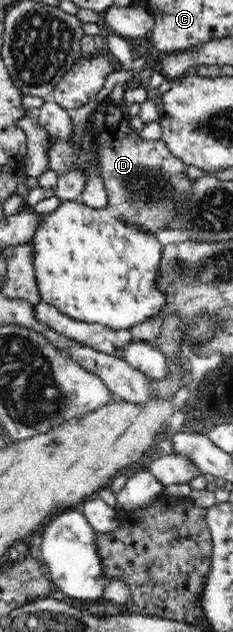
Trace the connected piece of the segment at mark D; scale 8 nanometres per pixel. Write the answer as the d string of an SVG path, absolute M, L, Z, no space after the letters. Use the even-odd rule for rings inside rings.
M146 70L141 75L142 82L137 87L125 86L123 106L115 105L109 100L98 106L88 118L80 140L74 141L74 132L70 140L57 140L53 136L48 136L48 157L50 169L56 171L58 177L62 176L74 168L73 164L81 151L81 146L88 138L87 178L97 170L106 185L107 204L110 203L120 211L122 221L156 235L160 230L169 230L169 224L175 217L175 204L187 200L194 181L190 181L185 175L188 166L178 160L178 157L172 156L165 142L161 139L144 140L139 137L138 131L130 128L129 121L132 117L127 109L134 103L141 105L148 99L149 78L152 72ZM75 145L78 149L74 149Z

